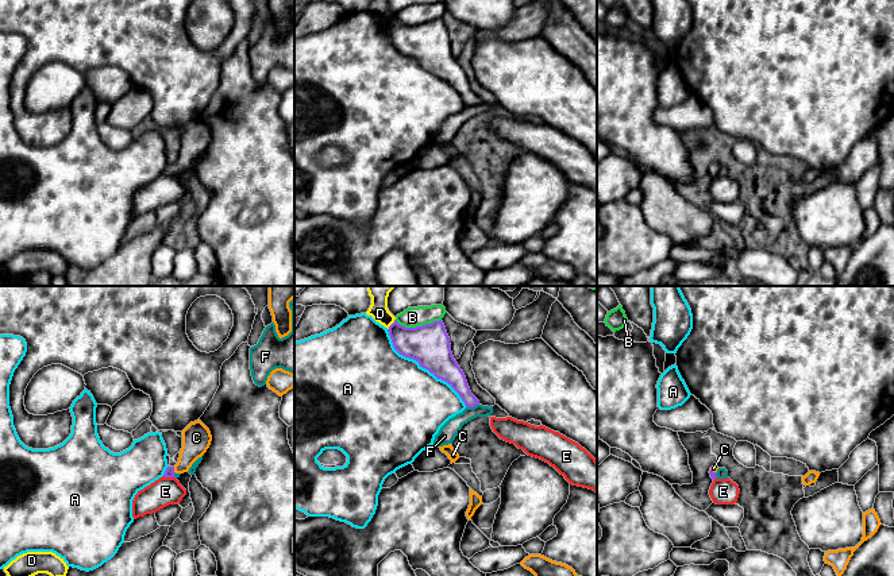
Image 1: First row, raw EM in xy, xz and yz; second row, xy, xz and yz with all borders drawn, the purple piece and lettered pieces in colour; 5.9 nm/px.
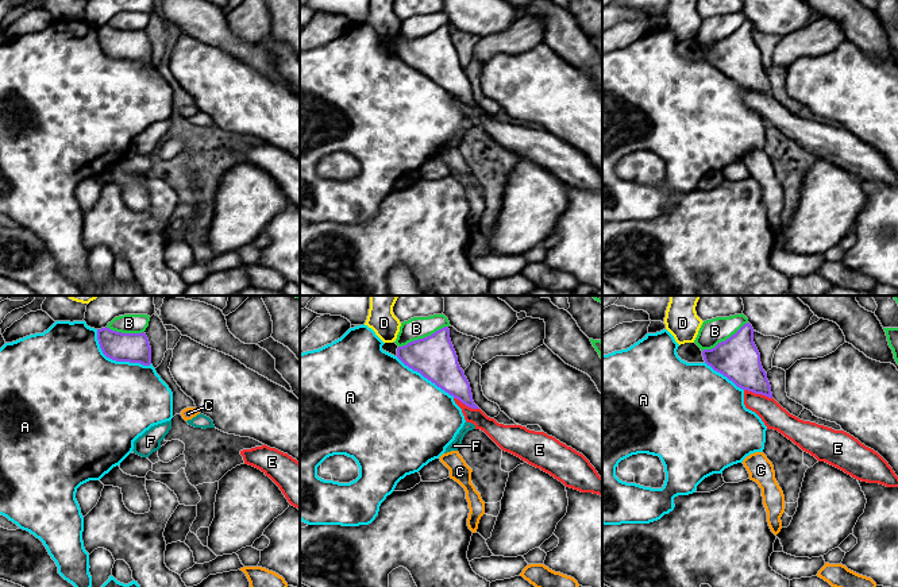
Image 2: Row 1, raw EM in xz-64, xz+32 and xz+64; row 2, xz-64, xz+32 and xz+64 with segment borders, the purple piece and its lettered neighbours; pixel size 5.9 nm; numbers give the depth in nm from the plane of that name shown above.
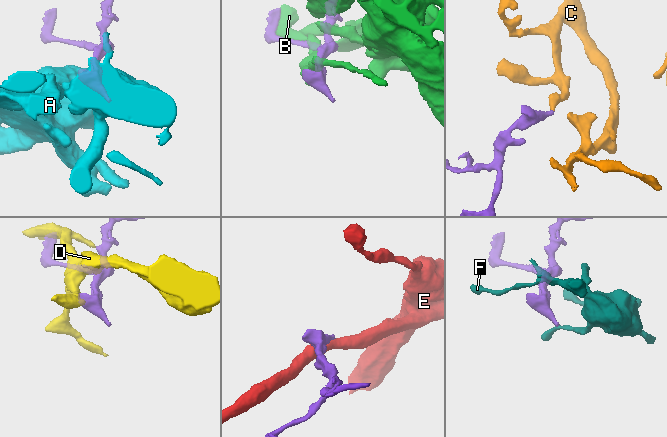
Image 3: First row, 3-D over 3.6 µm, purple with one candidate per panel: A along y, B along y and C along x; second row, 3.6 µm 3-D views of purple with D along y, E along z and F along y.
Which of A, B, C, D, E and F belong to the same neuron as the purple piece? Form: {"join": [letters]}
{"join": ["C"]}

